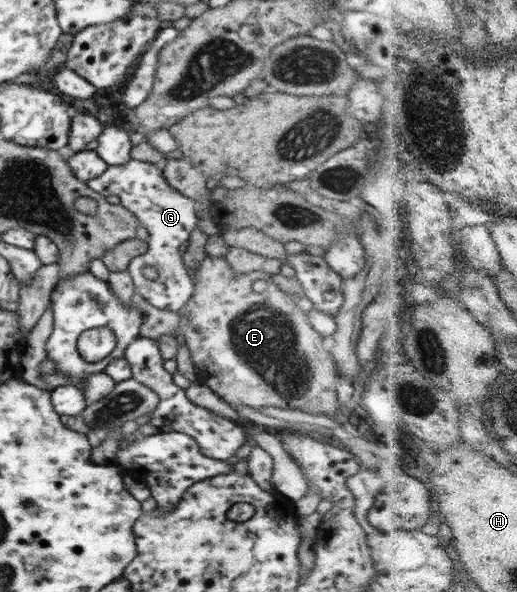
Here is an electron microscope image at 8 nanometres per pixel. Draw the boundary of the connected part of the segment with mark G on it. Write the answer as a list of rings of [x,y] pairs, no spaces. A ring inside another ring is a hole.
[[[130,159],[123,165],[108,166],[102,174],[87,182],[87,187],[101,196],[116,196],[126,208],[132,210],[150,234],[149,246],[146,253],[130,261],[127,271],[133,279],[136,293],[142,295],[152,306],[158,309],[178,311],[192,297],[194,290],[193,280],[185,267],[180,247],[194,235],[199,217],[196,201],[179,194],[170,185],[166,184],[162,176],[160,165]],[[152,266],[158,271],[158,278],[147,279],[142,268]]]

